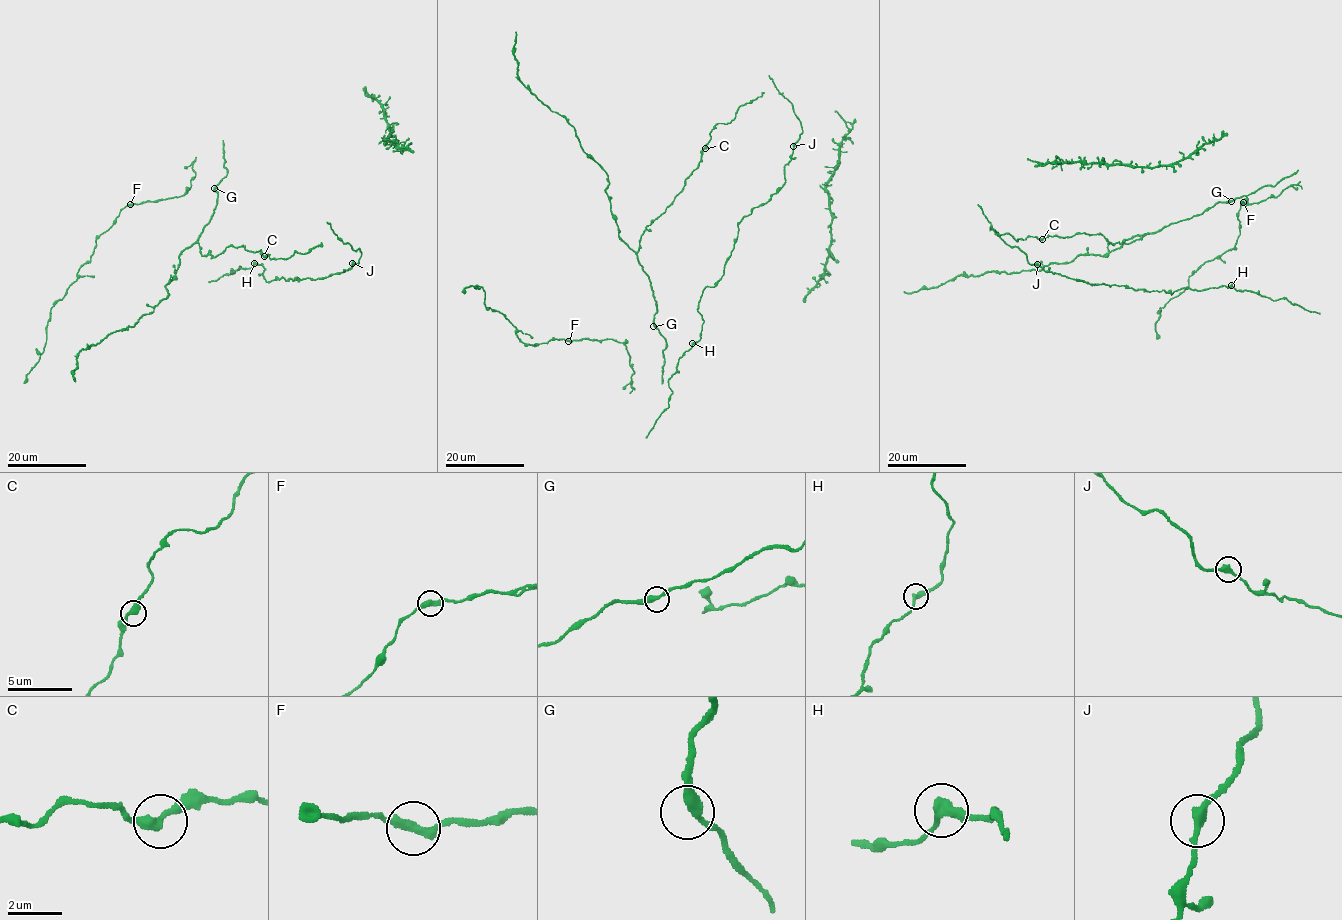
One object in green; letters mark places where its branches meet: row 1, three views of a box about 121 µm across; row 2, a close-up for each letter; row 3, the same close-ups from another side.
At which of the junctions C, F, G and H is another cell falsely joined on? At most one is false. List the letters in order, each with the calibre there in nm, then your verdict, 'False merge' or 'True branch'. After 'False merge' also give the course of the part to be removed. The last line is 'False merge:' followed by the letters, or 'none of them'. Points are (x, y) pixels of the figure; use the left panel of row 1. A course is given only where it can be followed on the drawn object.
C: Thickness 360 nm. True branch
F: Thickness 360 nm. True branch
G: Thickness 340 nm. True branch
H: Thickness 360 nm. True branch
False merge: none of them

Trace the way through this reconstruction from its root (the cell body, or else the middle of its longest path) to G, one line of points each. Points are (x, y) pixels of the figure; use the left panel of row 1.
G: (263, 256), (260, 251), (241, 245), (229, 245), (215, 257), (201, 254), (197, 239), (217, 204), (214, 188)

